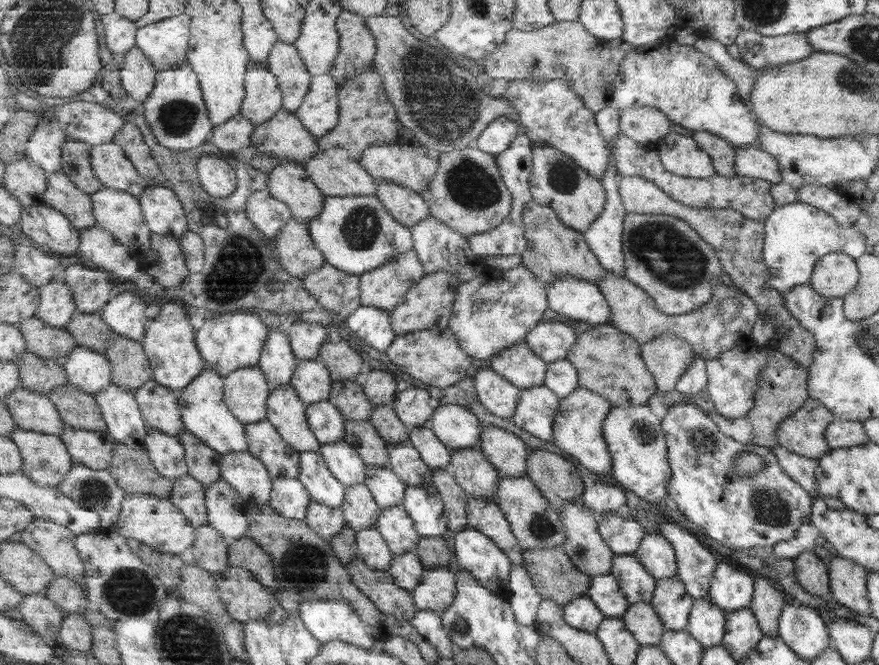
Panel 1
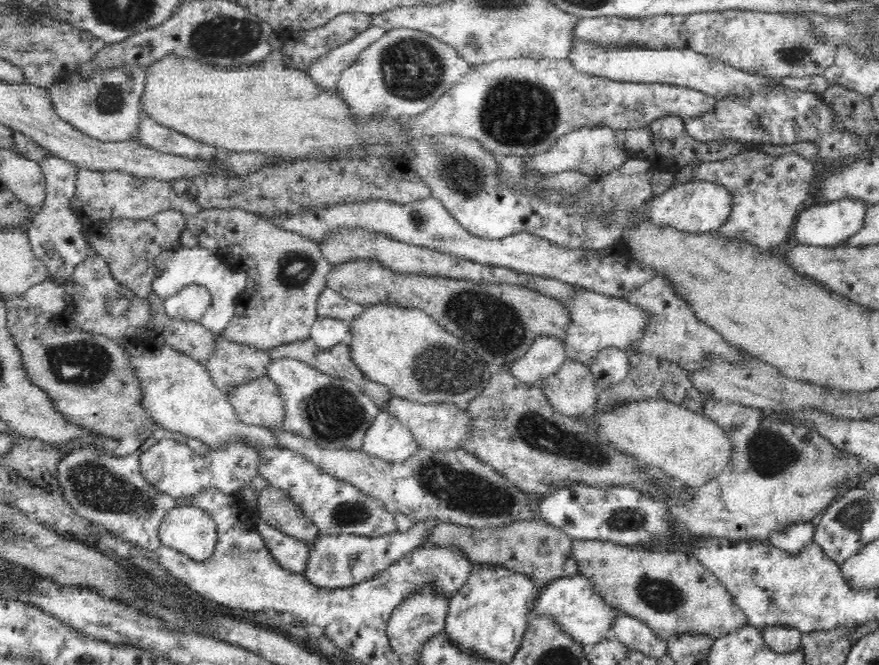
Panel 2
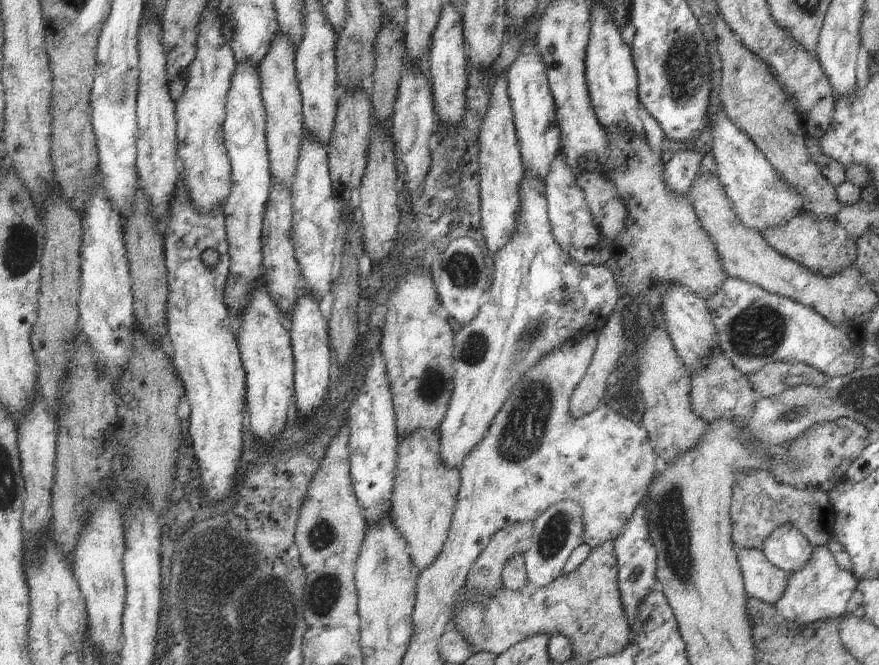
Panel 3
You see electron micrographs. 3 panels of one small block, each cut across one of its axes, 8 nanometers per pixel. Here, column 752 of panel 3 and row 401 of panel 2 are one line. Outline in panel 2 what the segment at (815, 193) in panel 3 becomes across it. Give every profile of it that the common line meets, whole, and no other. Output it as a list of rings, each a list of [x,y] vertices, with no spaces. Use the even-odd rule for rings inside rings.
[[[41,309],[9,311],[7,326],[22,356],[29,380],[48,393],[55,409],[66,418],[66,421],[106,438],[120,440],[132,436],[140,445],[158,432],[160,426],[157,426],[141,405],[141,384],[130,365],[128,345],[124,346],[102,334],[86,332],[80,329],[73,319],[65,315],[52,316],[43,313]]]

